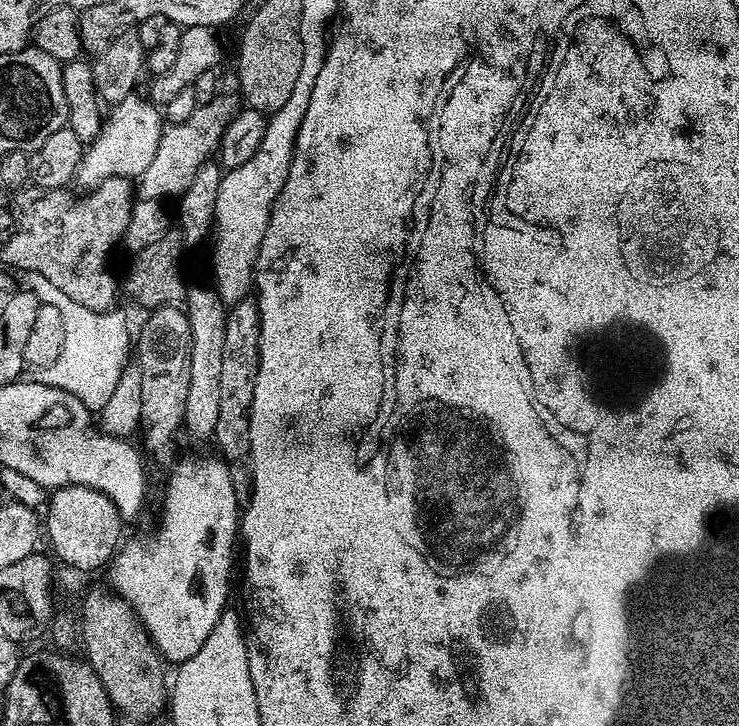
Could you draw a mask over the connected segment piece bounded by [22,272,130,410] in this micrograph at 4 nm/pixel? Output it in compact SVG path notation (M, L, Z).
M25 272L22 279L23 287L33 292L41 302L62 310L62 326L66 326L66 342L62 342L62 354L58 354L58 362L54 362L49 368L35 369L35 383L66 390L90 410L104 408L106 402L110 402L110 394L114 394L114 386L118 386L130 360L127 318L120 310L95 312L74 302L74 298L69 298L64 291L58 290L58 286L54 286L54 282L46 278L46 274Z

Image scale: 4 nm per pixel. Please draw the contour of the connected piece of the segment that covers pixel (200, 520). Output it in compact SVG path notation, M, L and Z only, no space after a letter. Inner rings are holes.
M223 459L182 465L180 476L172 476L164 484L164 505L160 508L160 525L156 533L149 540L125 539L107 569L111 591L132 608L156 651L165 661L173 660L173 665L183 664L202 650L202 642L210 638L210 630L214 630L218 618L229 607L232 547L238 544L238 525L242 515L236 489L229 465Z

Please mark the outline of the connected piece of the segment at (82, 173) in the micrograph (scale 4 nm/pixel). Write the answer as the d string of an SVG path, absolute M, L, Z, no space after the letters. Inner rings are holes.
M133 94L122 98L122 102L111 105L109 112L112 113L109 116L107 113L106 119L100 125L98 138L85 147L80 169L76 171L75 183L81 184L81 189L91 190L98 187L106 178L114 178L115 176L138 178L144 173L146 166L150 166L151 160L154 159L154 153L158 150L162 131L162 112L157 105L152 103L151 99L144 97L143 100L140 94Z

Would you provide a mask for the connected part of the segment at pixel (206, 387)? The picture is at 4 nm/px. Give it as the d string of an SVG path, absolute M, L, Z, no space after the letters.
M192 284L184 299L191 328L190 394L186 396L183 433L194 442L209 442L215 437L219 409L219 378L222 372L222 347L225 342L226 306L215 287Z

